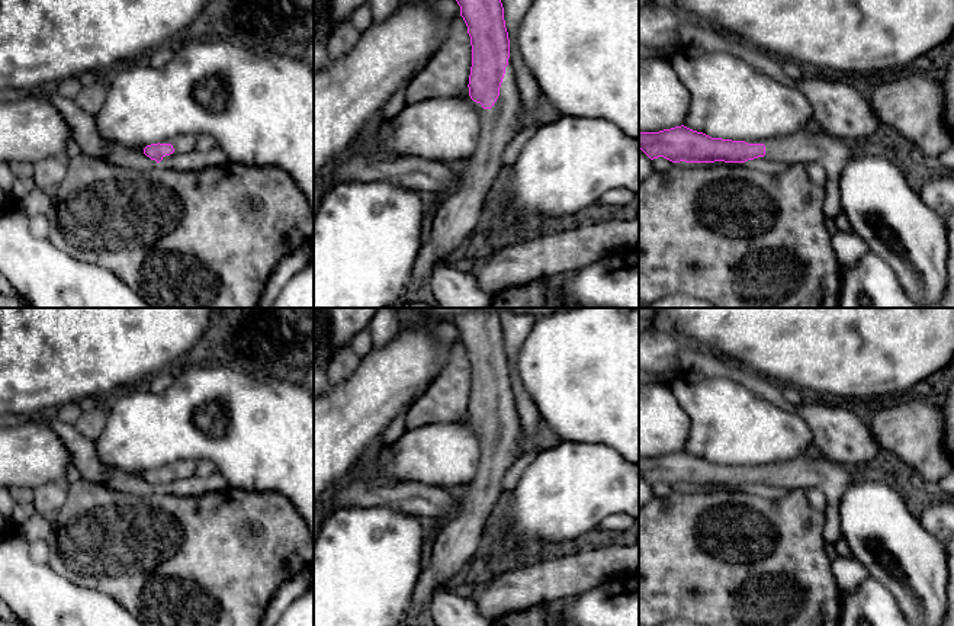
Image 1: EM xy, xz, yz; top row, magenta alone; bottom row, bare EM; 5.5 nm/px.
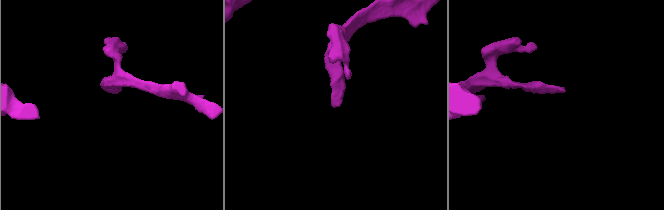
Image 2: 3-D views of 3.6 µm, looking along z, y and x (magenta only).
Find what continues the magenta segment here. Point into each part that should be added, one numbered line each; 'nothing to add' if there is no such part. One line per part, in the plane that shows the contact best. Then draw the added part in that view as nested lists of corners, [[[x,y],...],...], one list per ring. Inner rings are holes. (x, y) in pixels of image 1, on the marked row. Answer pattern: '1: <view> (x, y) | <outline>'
1: xz (456, 215) | [[[513,73],[504,74],[500,96],[491,109],[481,115],[481,134],[475,153],[459,167],[457,187],[443,196],[434,208],[433,229],[423,241],[407,290],[392,308],[415,299],[417,290],[428,282],[433,267],[446,261],[456,250],[472,238],[481,214],[502,167],[502,153],[521,131],[520,113],[523,102]]]

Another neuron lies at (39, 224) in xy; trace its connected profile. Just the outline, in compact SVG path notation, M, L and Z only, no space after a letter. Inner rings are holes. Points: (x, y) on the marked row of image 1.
M35 215L29 218L29 228L38 238L49 238L49 219L46 215Z

